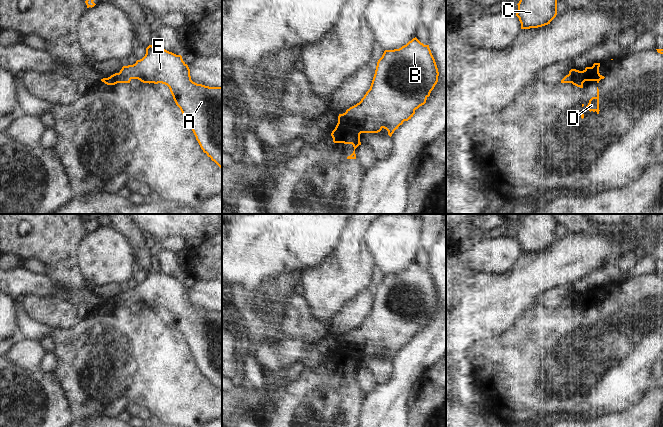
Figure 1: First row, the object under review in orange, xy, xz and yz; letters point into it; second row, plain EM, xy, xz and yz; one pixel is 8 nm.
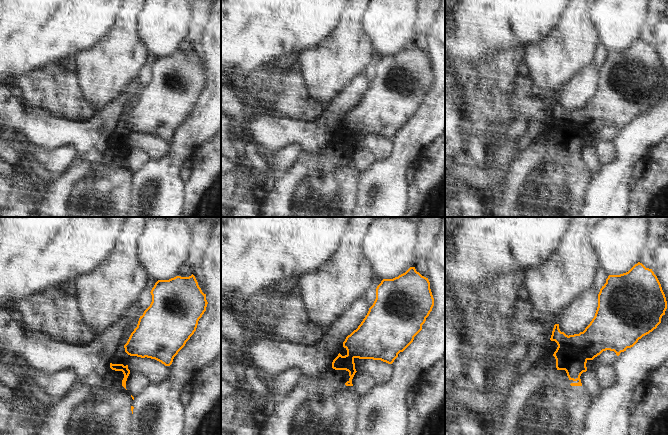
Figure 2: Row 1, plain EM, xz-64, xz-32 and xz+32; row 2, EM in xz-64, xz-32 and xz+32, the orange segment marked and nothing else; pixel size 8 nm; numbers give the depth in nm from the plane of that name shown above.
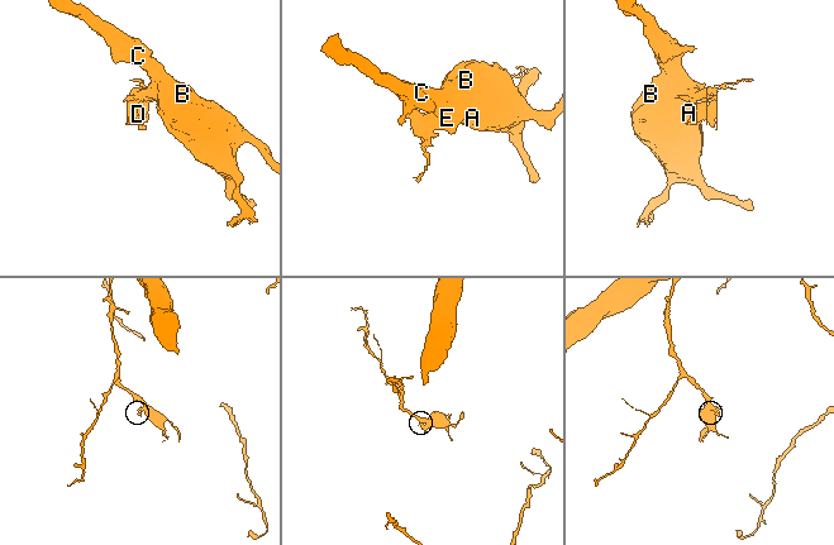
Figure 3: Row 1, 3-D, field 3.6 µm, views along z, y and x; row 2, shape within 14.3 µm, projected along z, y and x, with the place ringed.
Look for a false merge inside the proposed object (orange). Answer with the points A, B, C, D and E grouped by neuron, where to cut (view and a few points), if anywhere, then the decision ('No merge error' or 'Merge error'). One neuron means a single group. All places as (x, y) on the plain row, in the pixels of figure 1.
Groups: A B C E / D. Split along xz (343, 337), (343, 341), (361, 356). Merge error

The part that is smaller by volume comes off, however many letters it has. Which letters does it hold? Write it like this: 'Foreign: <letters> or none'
Foreign: D

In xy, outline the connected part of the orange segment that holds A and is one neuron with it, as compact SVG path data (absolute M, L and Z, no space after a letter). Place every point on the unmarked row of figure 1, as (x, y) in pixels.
M152 269L146 272L146 278L142 283L133 289L123 290L119 297L126 303L167 309L176 329L191 350L201 373L222 392L222 311L209 311L193 306L190 293L181 279Z

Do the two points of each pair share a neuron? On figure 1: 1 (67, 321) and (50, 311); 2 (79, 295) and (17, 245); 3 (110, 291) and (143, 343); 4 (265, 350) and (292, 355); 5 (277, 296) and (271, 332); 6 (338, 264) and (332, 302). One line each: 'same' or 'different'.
1: same
2: same
3: different
4: same
5: same
6: same

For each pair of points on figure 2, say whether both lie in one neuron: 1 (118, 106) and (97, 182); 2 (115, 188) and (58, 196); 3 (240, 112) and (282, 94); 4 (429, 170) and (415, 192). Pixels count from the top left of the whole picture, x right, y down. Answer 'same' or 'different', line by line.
1: different
2: same
3: different
4: same

